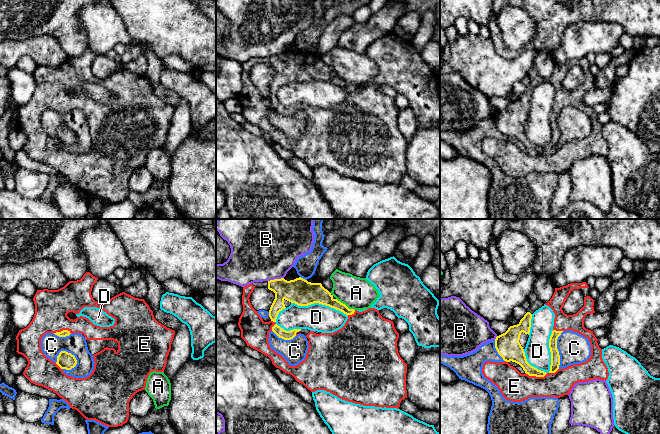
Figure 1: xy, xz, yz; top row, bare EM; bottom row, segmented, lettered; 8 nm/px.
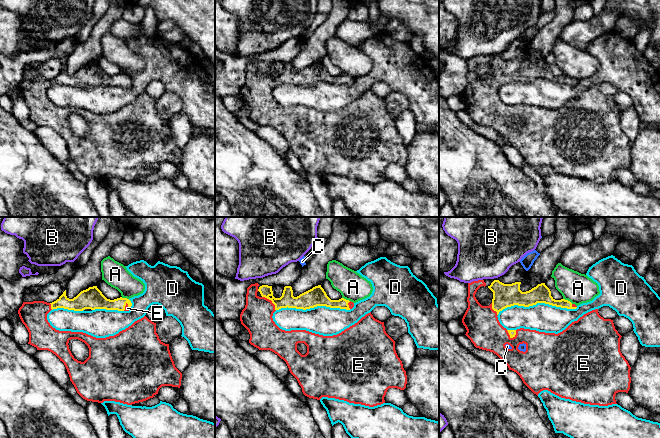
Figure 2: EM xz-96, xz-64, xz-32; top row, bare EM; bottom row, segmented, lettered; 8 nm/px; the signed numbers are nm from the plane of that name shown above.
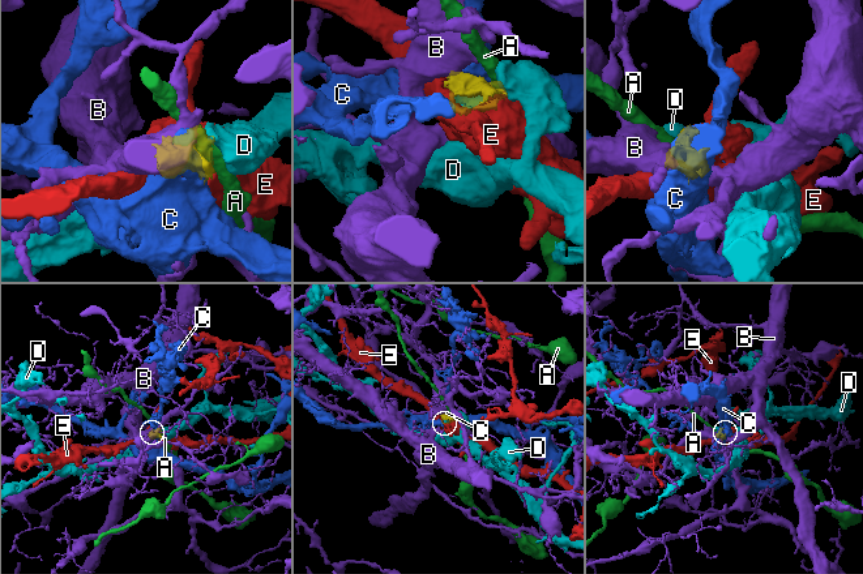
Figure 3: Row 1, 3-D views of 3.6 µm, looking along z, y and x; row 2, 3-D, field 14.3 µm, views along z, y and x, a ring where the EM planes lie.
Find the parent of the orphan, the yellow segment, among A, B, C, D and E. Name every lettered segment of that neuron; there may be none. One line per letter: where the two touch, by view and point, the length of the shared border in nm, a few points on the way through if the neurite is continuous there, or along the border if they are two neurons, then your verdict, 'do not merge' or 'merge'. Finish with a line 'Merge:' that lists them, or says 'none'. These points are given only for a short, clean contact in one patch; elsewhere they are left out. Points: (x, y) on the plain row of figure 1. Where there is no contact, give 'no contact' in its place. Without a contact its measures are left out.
A: xz (344, 80) | 180 nm | along xz (336, 74), (354, 86) | do not merge
B: xz (275, 55) | 130 nm | along xz (283, 53), (268, 57) | do not merge
C: xy (64, 127) | 190 nm | do not merge
D: xz (319, 79) | 460 nm | do not merge
E: yz (536, 152) | 180 nm | merge
Merge: E

